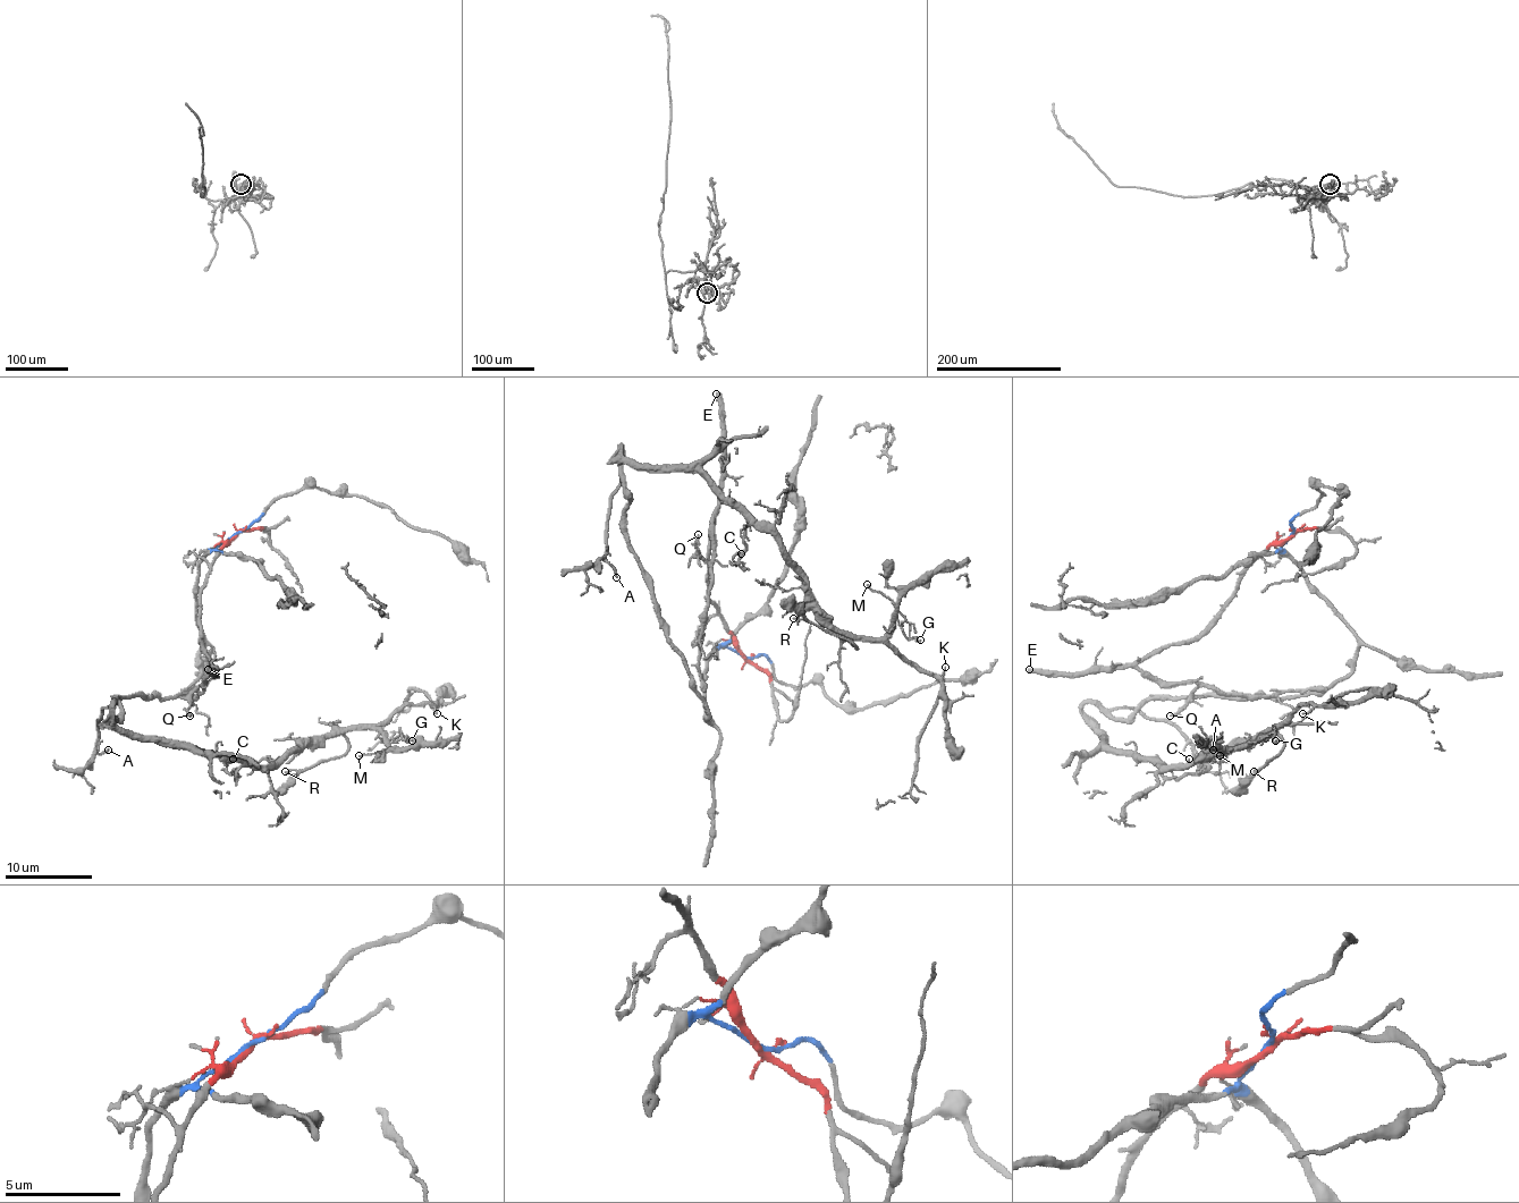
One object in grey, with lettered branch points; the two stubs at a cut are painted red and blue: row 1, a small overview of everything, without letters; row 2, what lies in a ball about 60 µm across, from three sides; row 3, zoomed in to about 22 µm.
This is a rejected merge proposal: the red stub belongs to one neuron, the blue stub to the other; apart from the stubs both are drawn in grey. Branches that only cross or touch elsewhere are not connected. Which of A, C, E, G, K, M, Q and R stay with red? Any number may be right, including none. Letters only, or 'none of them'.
E, Q

